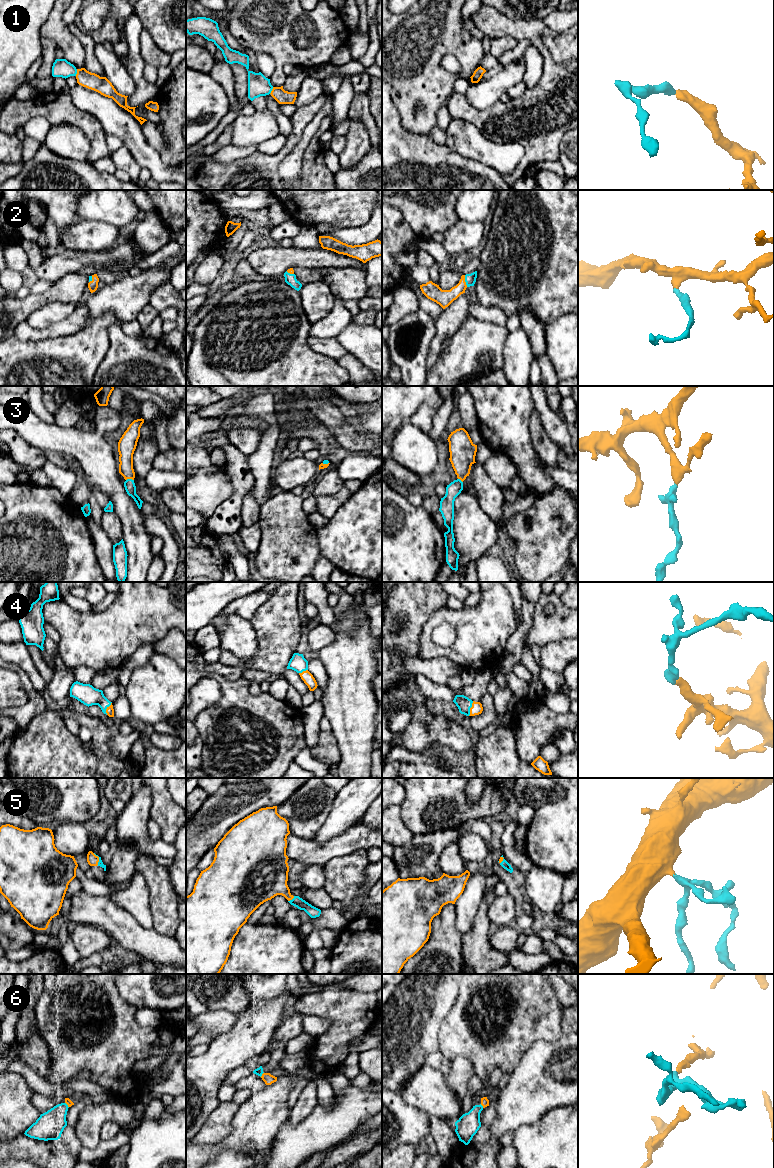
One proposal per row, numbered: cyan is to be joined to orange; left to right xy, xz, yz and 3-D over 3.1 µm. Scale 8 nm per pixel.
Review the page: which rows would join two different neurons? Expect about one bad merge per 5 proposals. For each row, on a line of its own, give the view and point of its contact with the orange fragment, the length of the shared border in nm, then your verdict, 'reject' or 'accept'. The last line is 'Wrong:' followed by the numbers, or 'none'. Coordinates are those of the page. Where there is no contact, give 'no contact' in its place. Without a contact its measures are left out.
1: meets orange in xy at (77, 72); contact 60 nm long; accept
2: meets orange in yz at (464, 281); contact 100 nm long; accept
3: meets orange in xy at (129, 478); contact 60 nm long; accept
4: meets orange in yz at (470, 708); contact 130 nm long; accept
5: meets orange in xz at (291, 899); contact 70 nm long; accept
6: meets orange in xz at (262, 1074); contact 50 nm long; accept
Wrong: none

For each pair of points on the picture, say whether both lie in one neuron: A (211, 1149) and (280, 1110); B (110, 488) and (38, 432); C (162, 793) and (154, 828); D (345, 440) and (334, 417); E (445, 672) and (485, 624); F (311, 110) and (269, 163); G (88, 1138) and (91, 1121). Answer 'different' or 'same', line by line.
A: different
B: same
C: different
D: same
E: different
F: same
G: same

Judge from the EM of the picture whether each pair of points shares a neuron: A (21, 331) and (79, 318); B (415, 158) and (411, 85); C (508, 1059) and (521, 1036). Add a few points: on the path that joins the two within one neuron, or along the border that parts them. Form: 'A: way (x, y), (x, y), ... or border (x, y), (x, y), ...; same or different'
A: way (35, 333), (47, 333), (65, 327); same
B: border (399, 117), (406, 130), (428, 136); different
C: way (508, 1053), (508, 1049), (515, 1042); same

